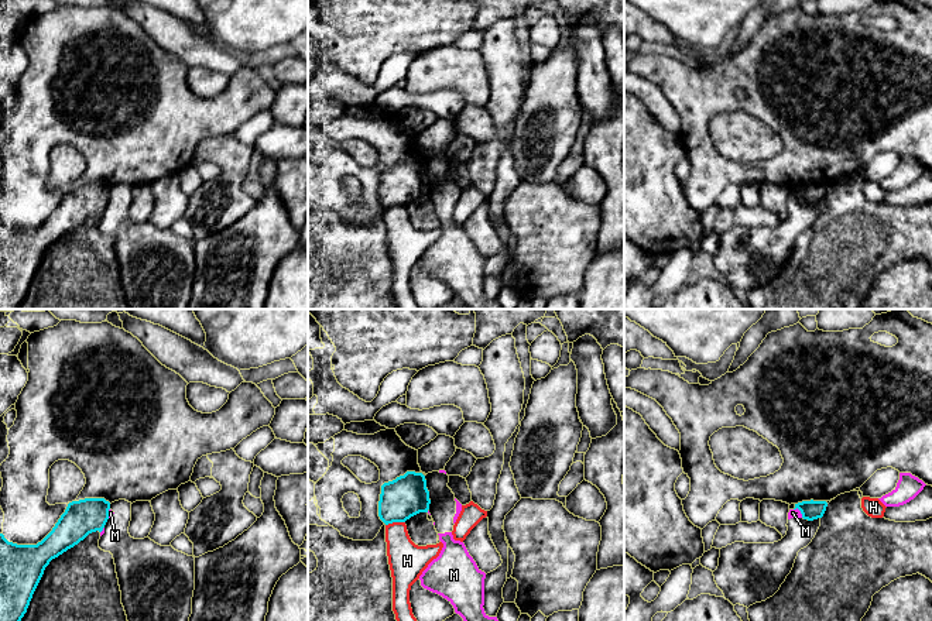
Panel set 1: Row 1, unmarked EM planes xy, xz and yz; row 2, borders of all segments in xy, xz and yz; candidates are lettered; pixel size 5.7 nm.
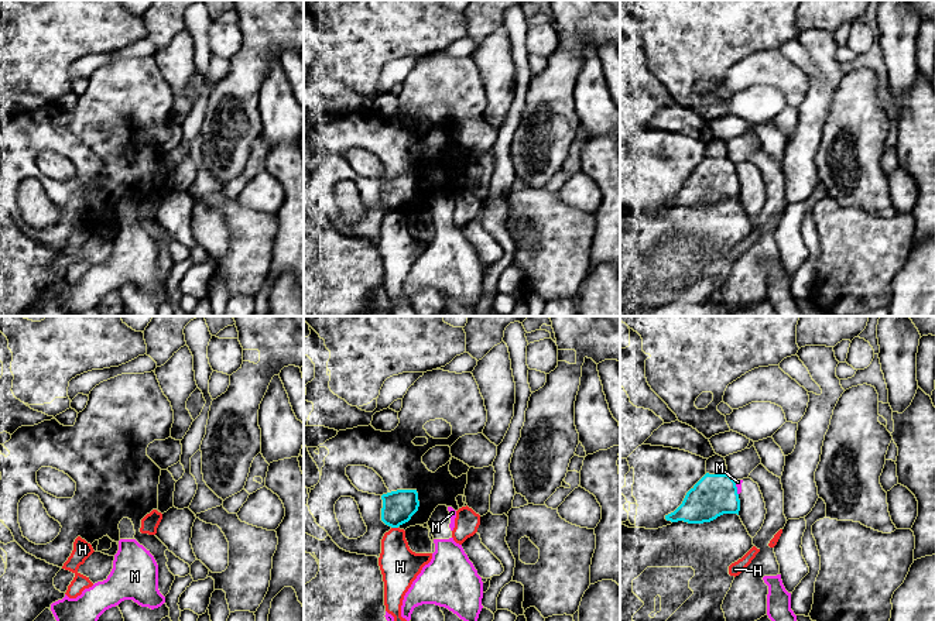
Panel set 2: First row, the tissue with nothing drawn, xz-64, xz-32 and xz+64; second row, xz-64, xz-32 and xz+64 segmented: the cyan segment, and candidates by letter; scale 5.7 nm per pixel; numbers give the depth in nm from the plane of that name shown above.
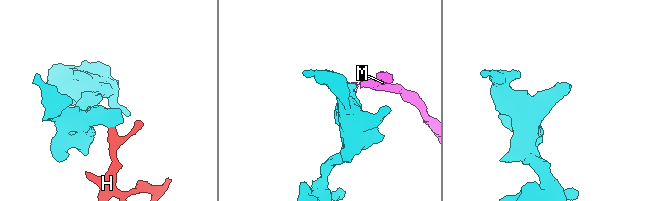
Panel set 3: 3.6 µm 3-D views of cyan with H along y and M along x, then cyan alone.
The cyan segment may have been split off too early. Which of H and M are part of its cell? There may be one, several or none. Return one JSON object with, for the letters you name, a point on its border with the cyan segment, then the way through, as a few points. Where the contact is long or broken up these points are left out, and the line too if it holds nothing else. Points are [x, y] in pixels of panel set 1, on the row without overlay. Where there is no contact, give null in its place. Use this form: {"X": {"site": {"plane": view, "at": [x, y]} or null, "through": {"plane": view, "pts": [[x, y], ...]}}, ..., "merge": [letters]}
{"merge": []}

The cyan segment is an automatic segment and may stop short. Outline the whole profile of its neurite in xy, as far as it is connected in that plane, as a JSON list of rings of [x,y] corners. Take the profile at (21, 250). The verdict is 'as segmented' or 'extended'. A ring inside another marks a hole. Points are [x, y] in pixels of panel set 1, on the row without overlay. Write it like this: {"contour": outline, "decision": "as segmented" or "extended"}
{"contour": [[[85,182],[68,188],[52,215],[37,229],[17,229],[0,217],[0,309],[20,309],[32,278],[49,246],[78,229],[92,216],[102,216],[109,203],[110,186]]], "decision": "as segmented"}

